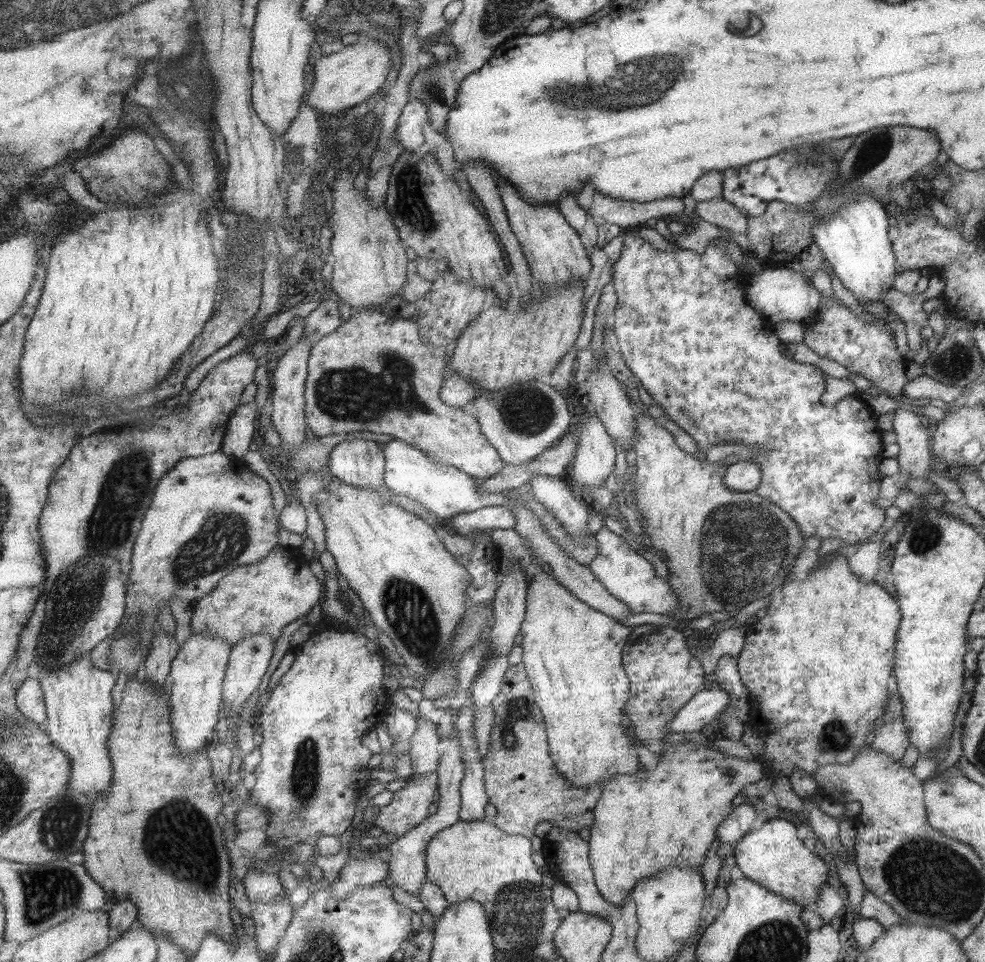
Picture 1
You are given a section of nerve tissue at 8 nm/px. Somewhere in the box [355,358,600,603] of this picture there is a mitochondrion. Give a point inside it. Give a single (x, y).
(526, 410)

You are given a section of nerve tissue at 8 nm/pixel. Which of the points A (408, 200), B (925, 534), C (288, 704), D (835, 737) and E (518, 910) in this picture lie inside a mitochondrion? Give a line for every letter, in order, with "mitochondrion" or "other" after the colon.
A: mitochondrion
B: mitochondrion
C: other
D: mitochondrion
E: mitochondrion

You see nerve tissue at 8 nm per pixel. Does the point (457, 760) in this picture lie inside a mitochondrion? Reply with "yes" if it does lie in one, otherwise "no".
no

